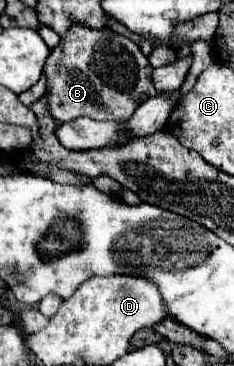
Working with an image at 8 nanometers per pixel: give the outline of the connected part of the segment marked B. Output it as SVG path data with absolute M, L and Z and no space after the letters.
M73 23L59 45L45 61L47 109L57 121L91 117L95 121L127 121L141 105L141 99L155 97L159 91L151 81L153 67L139 45L113 29L91 29Z

